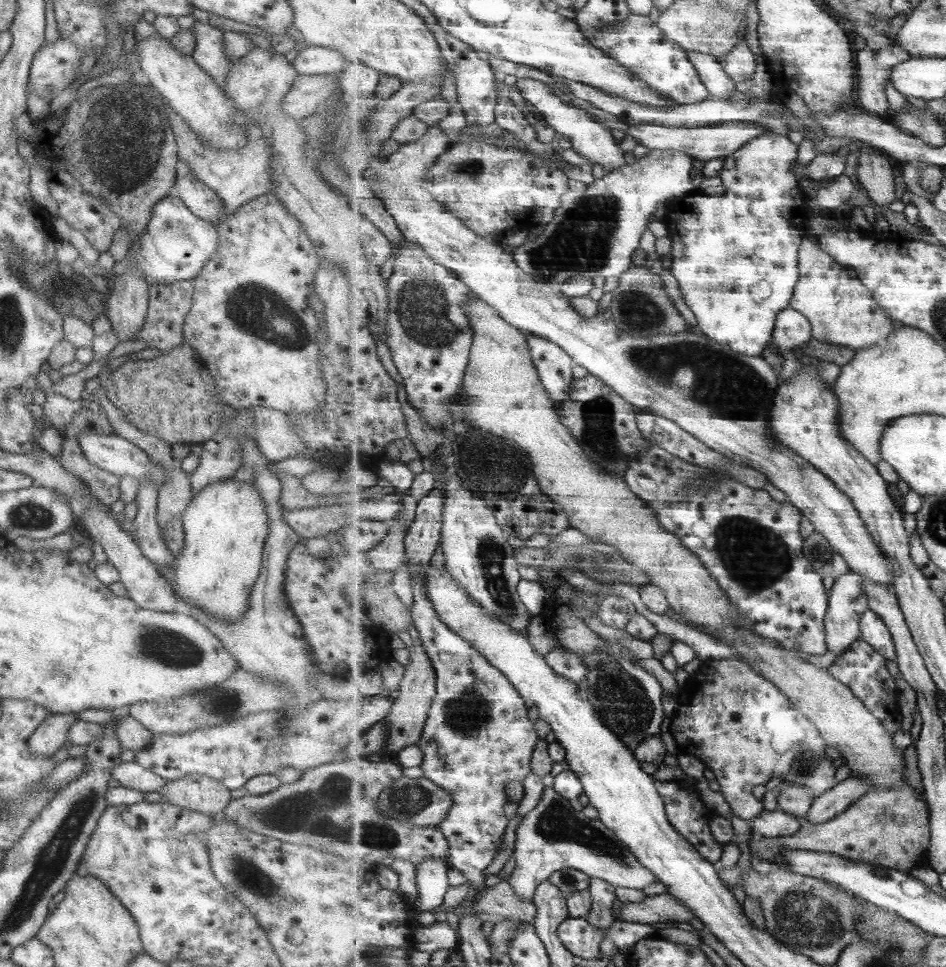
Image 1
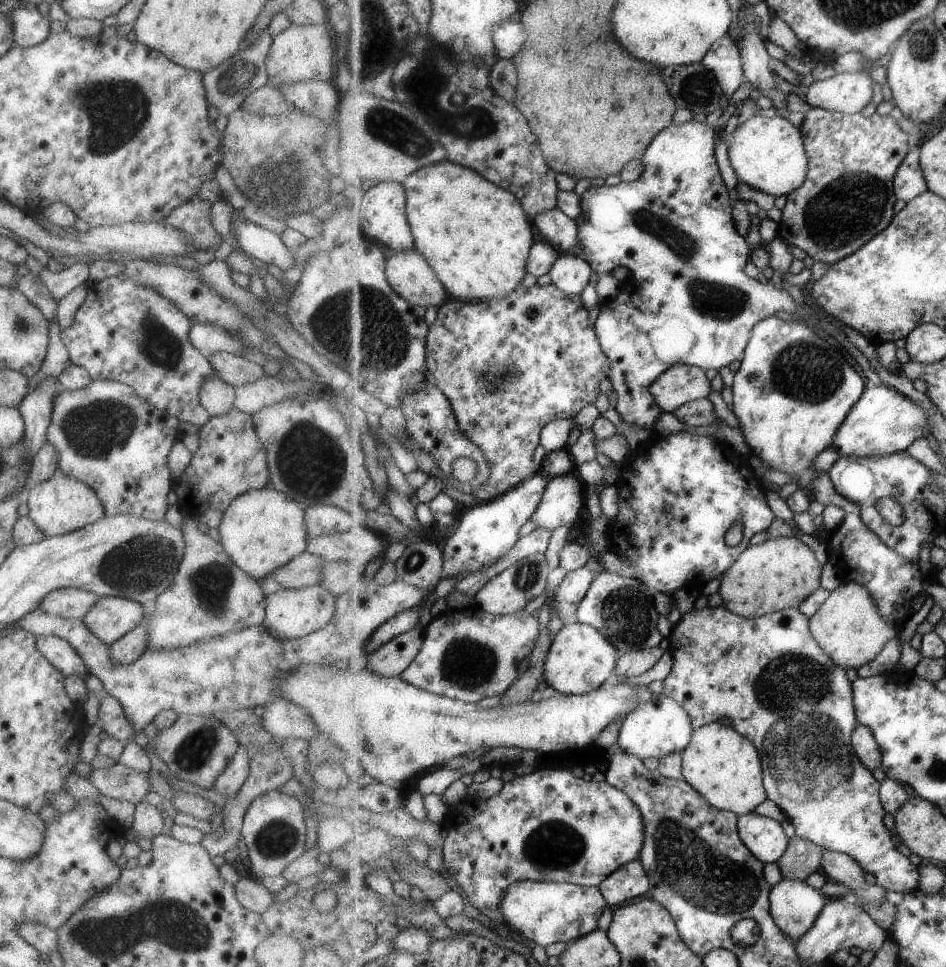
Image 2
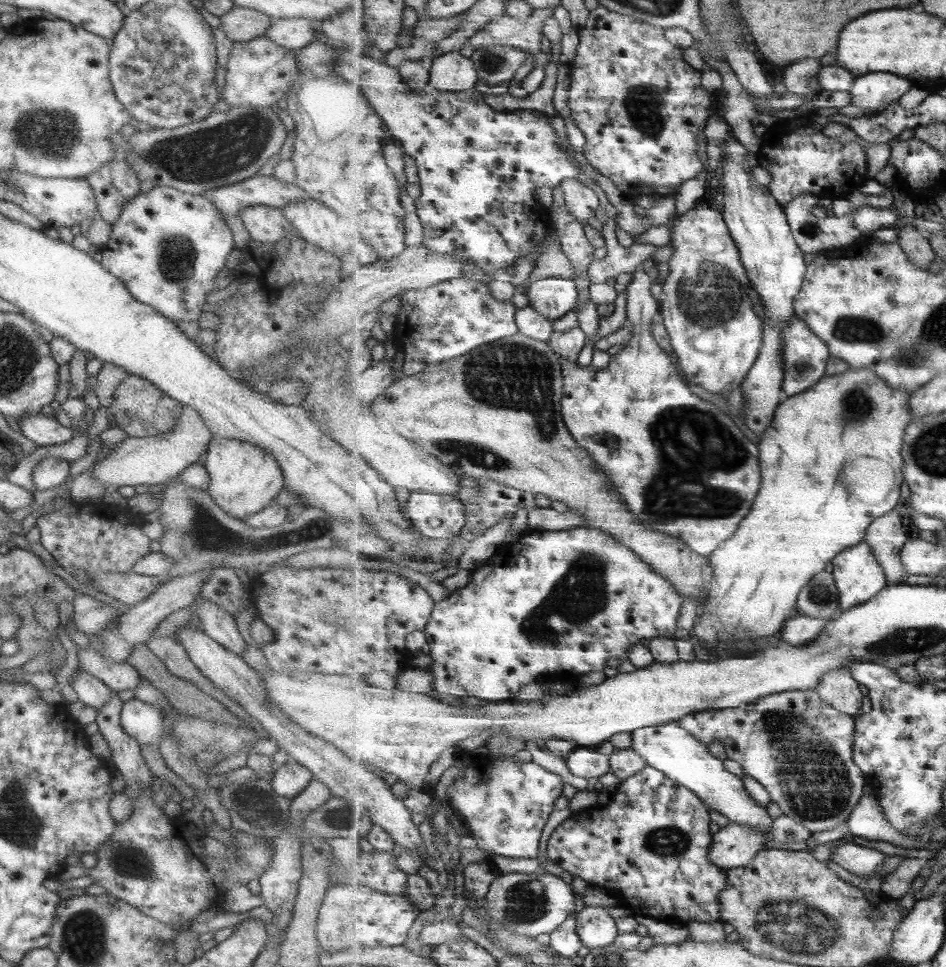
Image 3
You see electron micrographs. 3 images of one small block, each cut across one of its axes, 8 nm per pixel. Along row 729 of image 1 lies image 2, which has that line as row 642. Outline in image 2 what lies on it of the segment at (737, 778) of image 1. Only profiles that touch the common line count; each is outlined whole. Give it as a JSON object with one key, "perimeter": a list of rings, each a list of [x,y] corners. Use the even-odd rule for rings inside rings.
{"perimeter":[[[725,605],[718,608],[706,606],[702,610],[693,608],[687,614],[683,614],[681,619],[673,625],[671,634],[668,637],[668,649],[673,655],[674,665],[672,671],[664,680],[662,694],[675,700],[675,703],[678,703],[683,709],[686,708],[687,715],[692,721],[692,728],[695,731],[710,723],[720,721],[722,718],[729,718],[732,727],[754,742],[759,753],[762,754],[764,785],[766,786],[768,799],[780,808],[785,819],[794,826],[796,837],[811,840],[824,850],[851,856],[854,861],[861,864],[865,871],[875,875],[877,878],[876,884],[878,885],[891,887],[894,891],[903,893],[919,889],[919,886],[921,886],[919,878],[921,876],[919,876],[916,859],[913,857],[906,858],[905,854],[901,854],[897,850],[897,846],[893,844],[892,834],[887,830],[884,820],[887,812],[880,798],[882,784],[873,776],[873,772],[863,765],[852,744],[853,732],[859,724],[854,704],[854,684],[849,682],[847,672],[838,668],[838,665],[835,665],[835,662],[819,647],[818,642],[811,635],[810,620],[801,612],[799,607],[768,613],[755,619],[747,619],[734,614]]]}

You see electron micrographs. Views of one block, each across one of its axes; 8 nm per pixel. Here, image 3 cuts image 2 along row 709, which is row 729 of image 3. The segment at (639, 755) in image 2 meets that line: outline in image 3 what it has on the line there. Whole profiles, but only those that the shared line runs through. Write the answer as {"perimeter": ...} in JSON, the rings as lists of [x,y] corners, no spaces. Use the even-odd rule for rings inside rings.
{"perimeter":[[[678,721],[636,731],[633,733],[632,747],[645,758],[649,766],[662,770],[663,774],[675,782],[694,791],[710,809],[726,816],[729,822],[755,826],[757,830],[763,830],[767,834],[773,832],[773,818],[769,816],[765,807],[751,797],[744,785],[744,779],[725,770],[725,764],[719,758],[711,756],[706,743],[695,739]]]}

